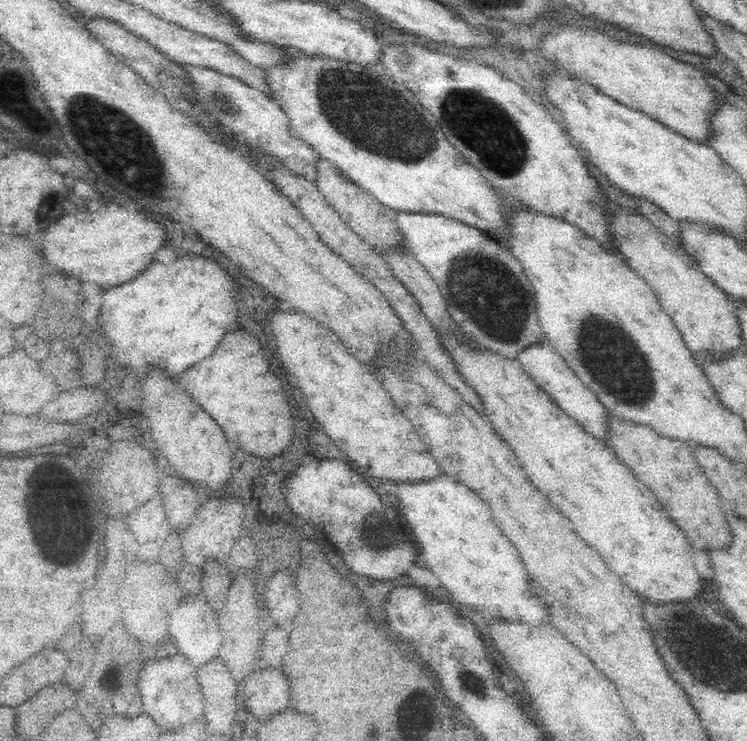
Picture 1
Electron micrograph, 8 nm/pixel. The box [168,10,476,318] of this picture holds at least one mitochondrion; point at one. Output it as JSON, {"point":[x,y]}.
{"point":[375,122]}

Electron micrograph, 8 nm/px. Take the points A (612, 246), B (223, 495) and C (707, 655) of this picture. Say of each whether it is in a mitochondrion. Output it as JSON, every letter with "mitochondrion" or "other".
{"A":"other","B":"other","C":"mitochondrion"}

